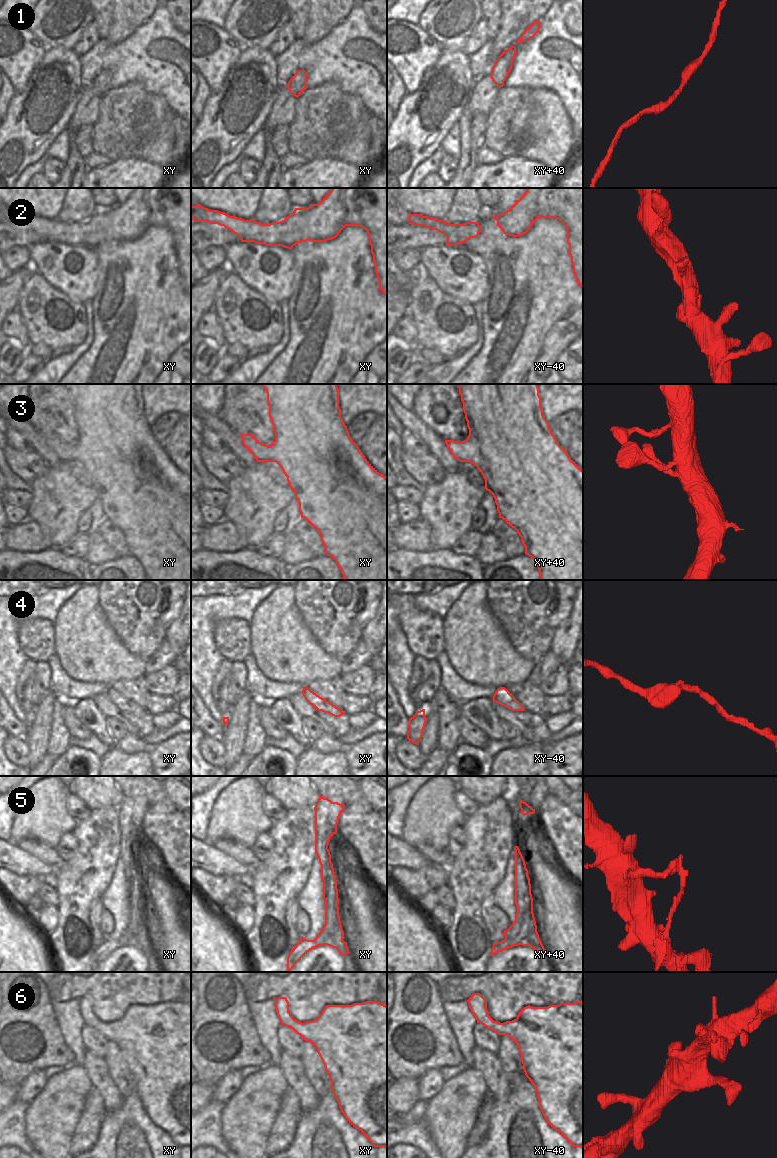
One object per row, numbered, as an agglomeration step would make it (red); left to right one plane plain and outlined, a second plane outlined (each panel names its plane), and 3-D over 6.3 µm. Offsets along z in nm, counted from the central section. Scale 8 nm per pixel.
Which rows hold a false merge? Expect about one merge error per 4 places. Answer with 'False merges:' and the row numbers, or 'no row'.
False merges: no row

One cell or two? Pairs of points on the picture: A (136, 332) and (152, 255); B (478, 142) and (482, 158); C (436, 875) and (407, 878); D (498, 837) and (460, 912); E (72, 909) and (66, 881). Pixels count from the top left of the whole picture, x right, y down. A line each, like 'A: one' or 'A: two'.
A: one
B: two
C: one
D: one
E: one

